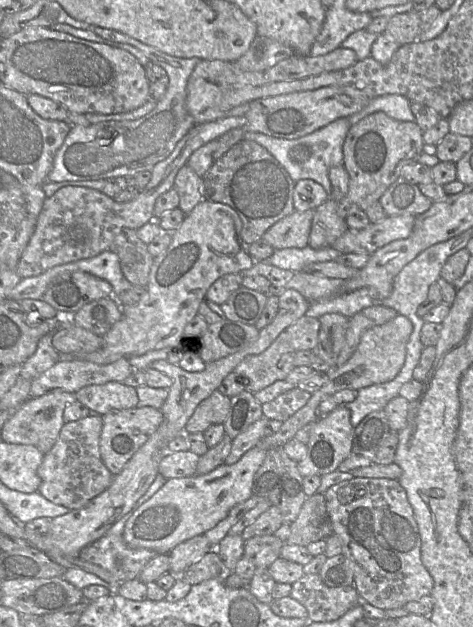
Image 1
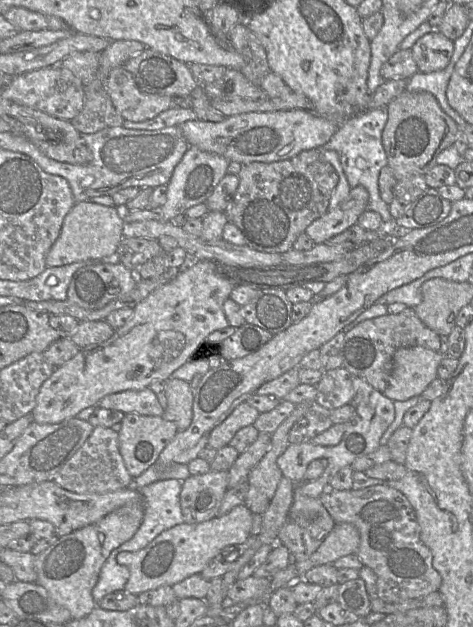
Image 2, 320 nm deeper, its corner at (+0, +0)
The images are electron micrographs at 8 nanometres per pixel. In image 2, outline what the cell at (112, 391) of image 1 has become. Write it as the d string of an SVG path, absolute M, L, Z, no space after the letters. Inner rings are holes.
M149 387L109 394L103 397L97 406L119 410L125 414L137 413L146 416L163 416L165 411L156 393Z

